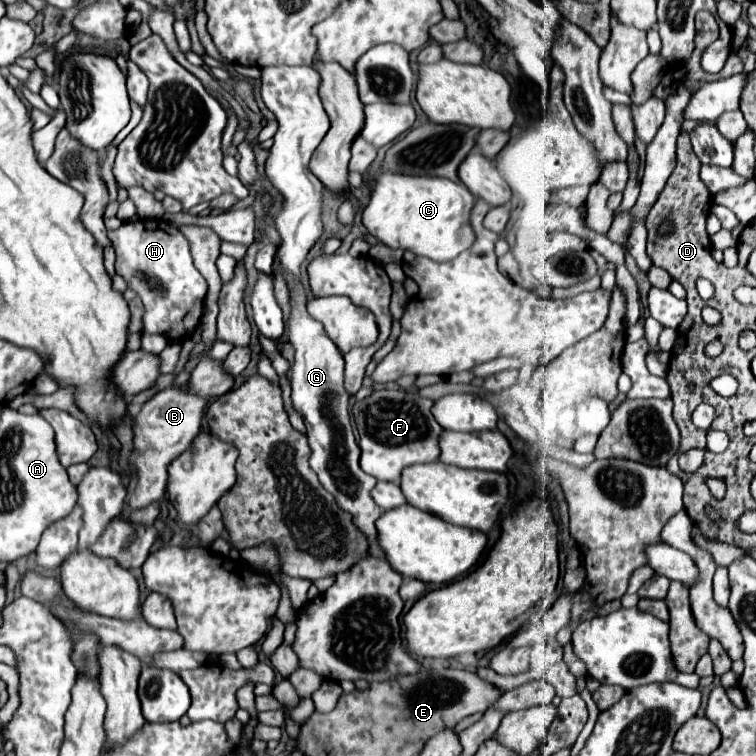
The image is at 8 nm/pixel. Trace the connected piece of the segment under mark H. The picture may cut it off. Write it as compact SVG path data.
M148 218L126 222L118 230L108 232L108 238L116 250L116 274L124 278L128 288L134 290L144 304L142 332L162 334L170 342L188 338L200 324L208 286L192 262L182 232L166 220Z

